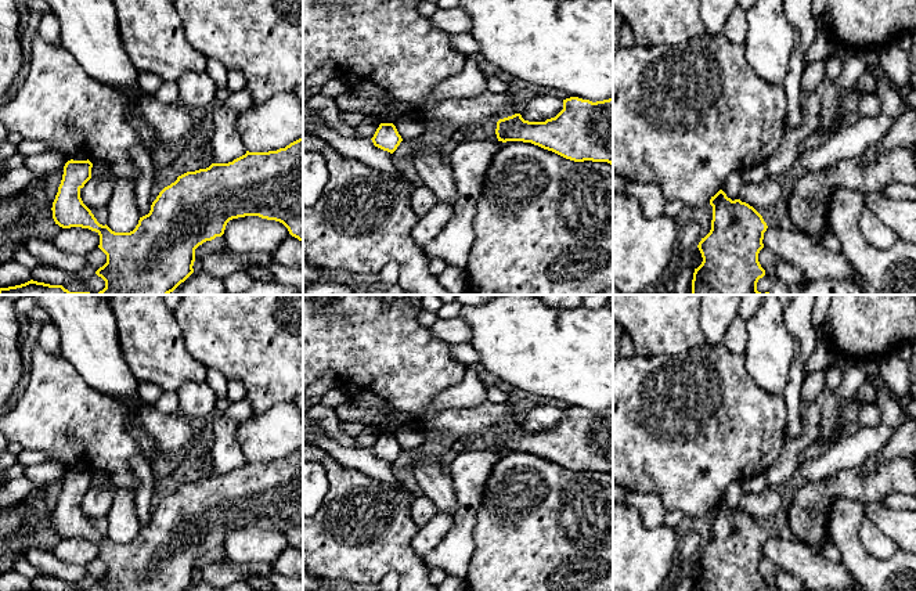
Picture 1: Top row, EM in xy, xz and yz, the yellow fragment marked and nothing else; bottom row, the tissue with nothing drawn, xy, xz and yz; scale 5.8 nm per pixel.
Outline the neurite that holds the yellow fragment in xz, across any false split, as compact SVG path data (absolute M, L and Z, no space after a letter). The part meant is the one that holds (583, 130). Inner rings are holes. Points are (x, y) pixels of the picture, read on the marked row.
M578 97L563 100L563 109L545 122L529 122L520 113L500 119L498 141L523 141L552 151L574 162L607 162L613 165L613 98L592 102Z

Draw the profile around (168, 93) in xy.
M163 80L161 87L155 91L155 98L166 105L174 105L178 102L178 86L177 82Z

